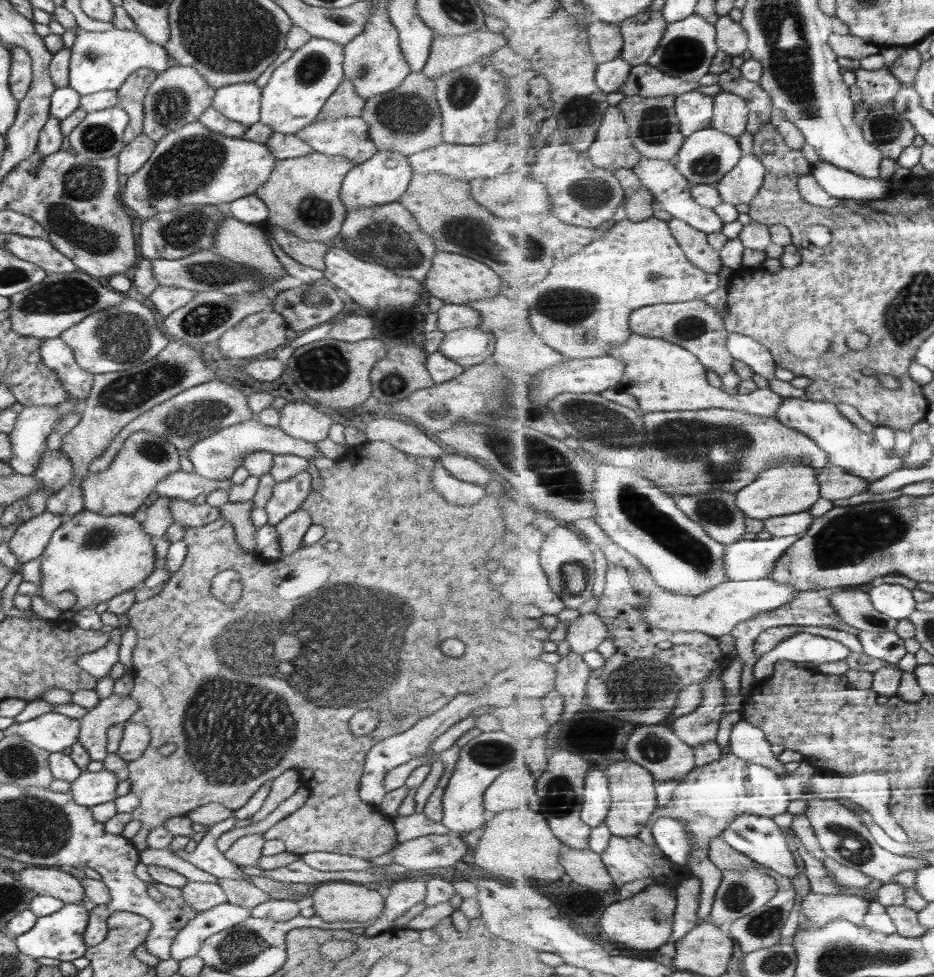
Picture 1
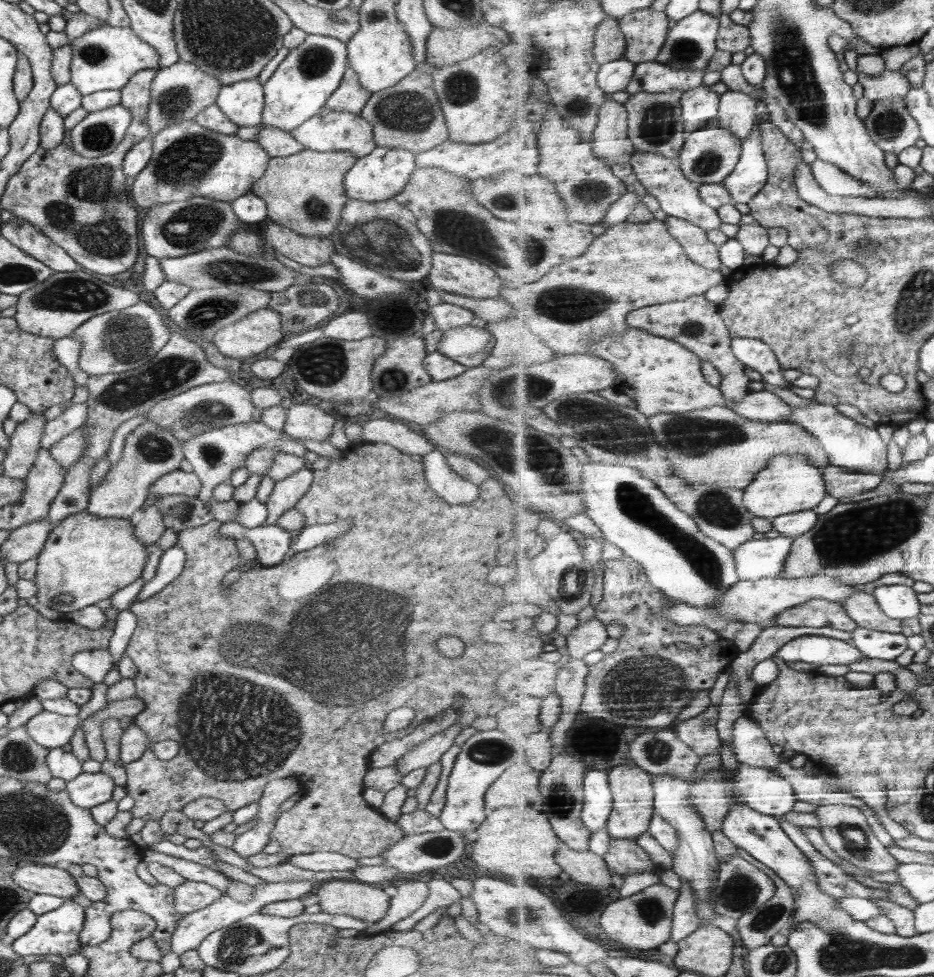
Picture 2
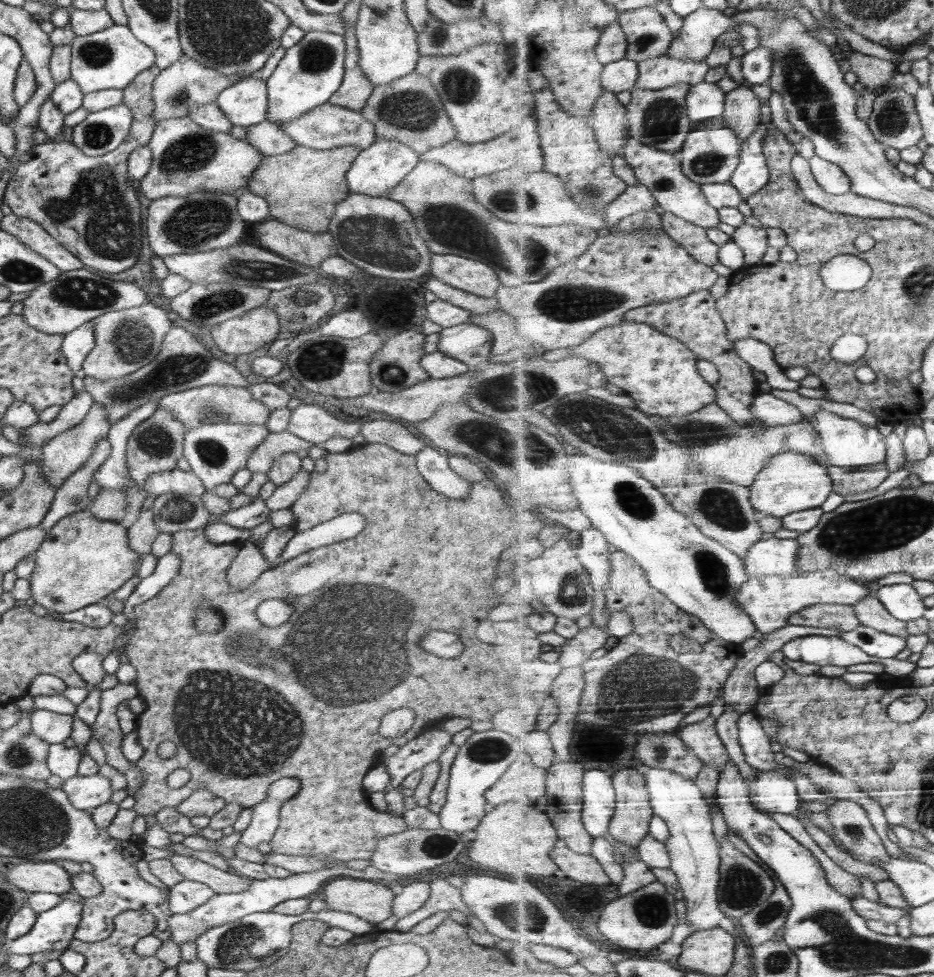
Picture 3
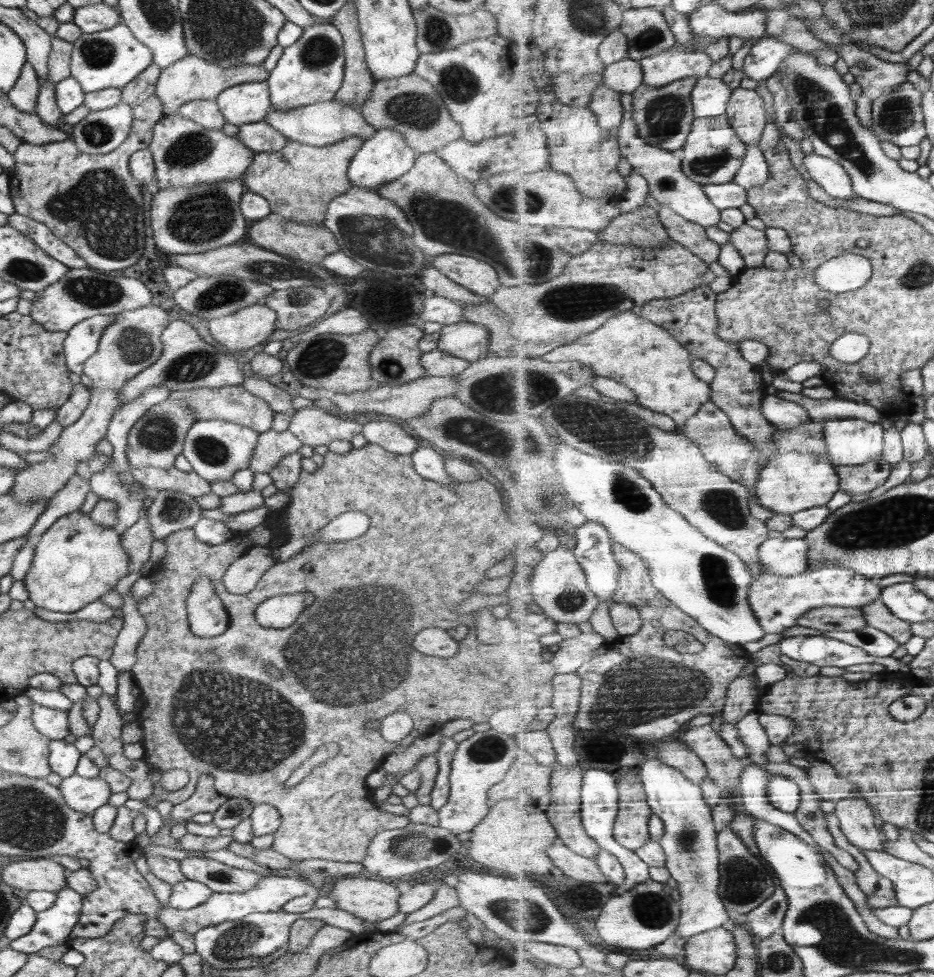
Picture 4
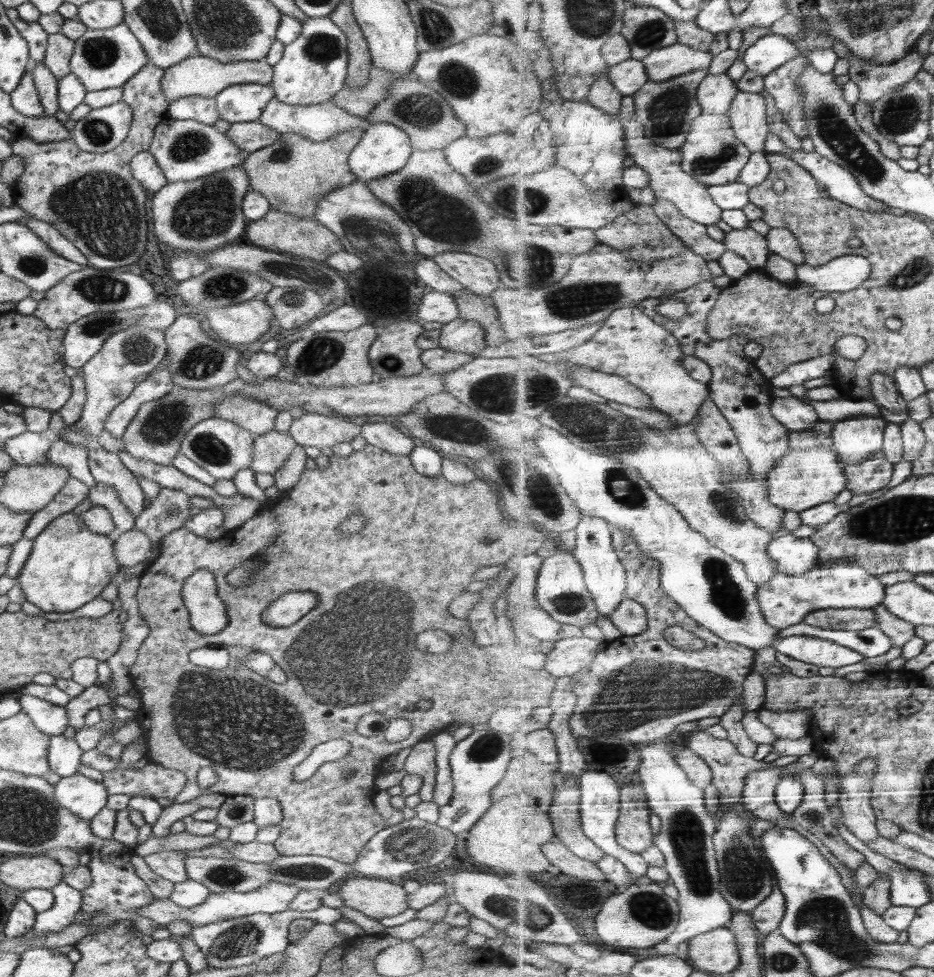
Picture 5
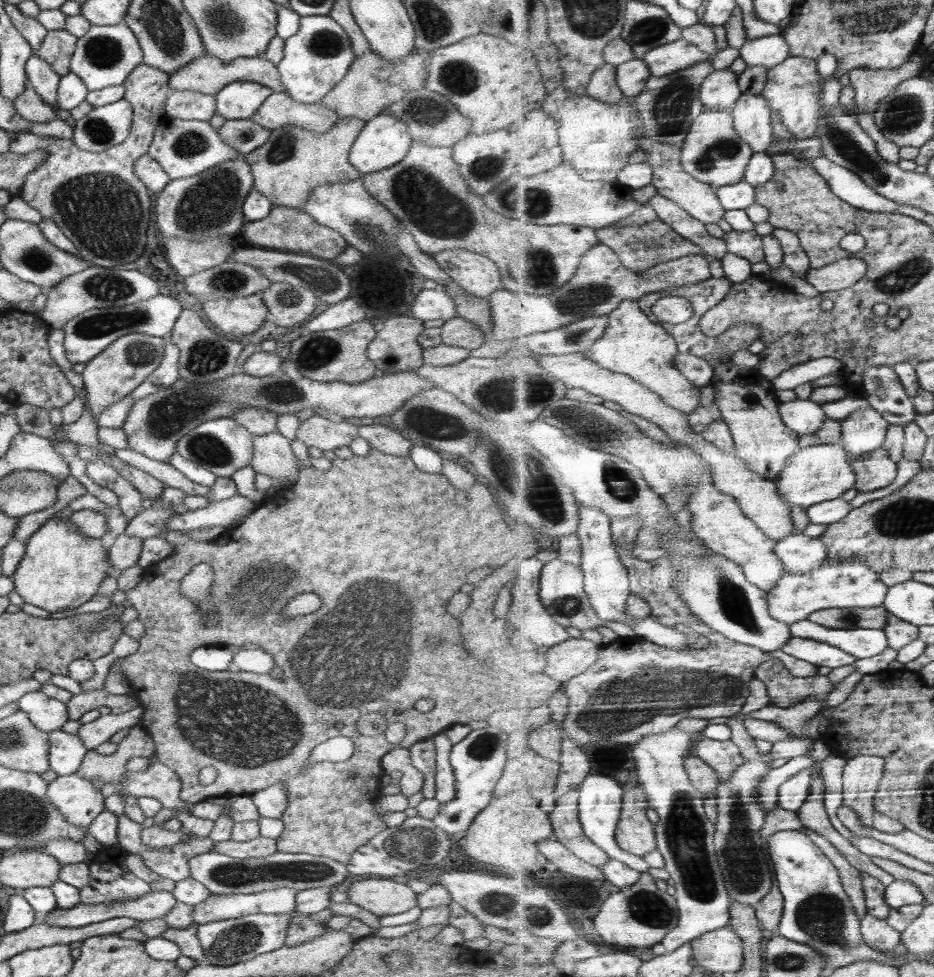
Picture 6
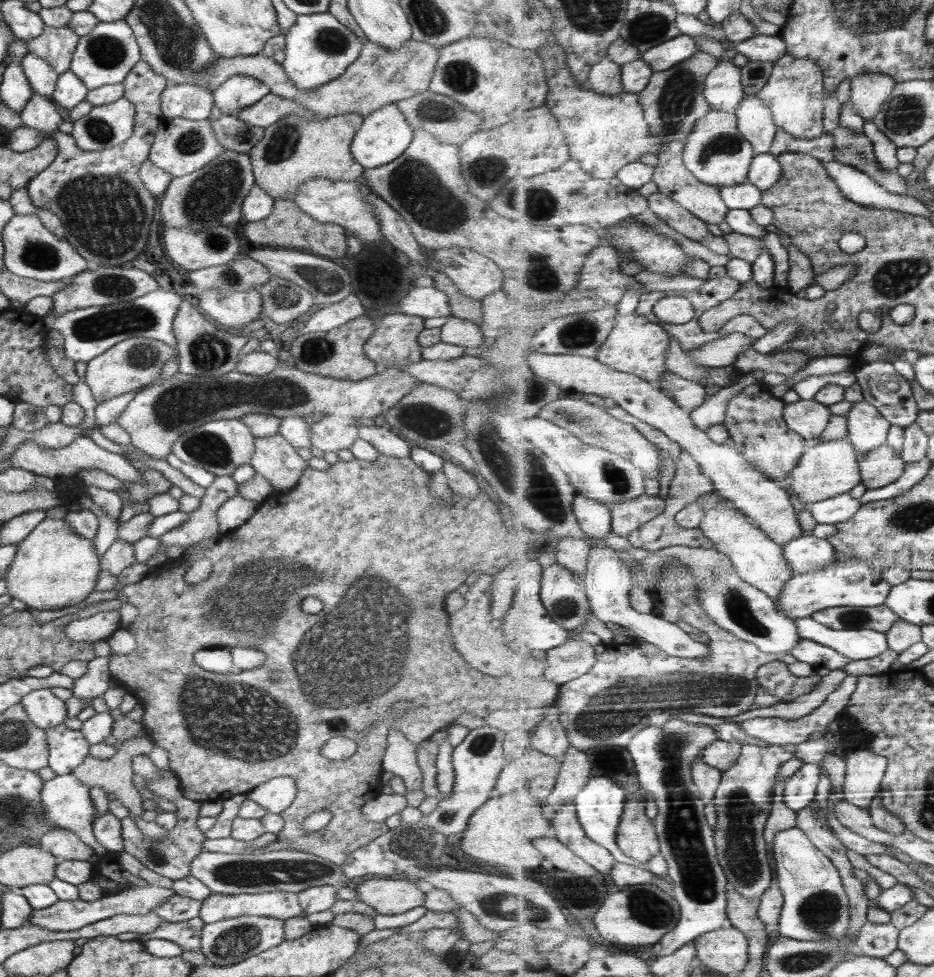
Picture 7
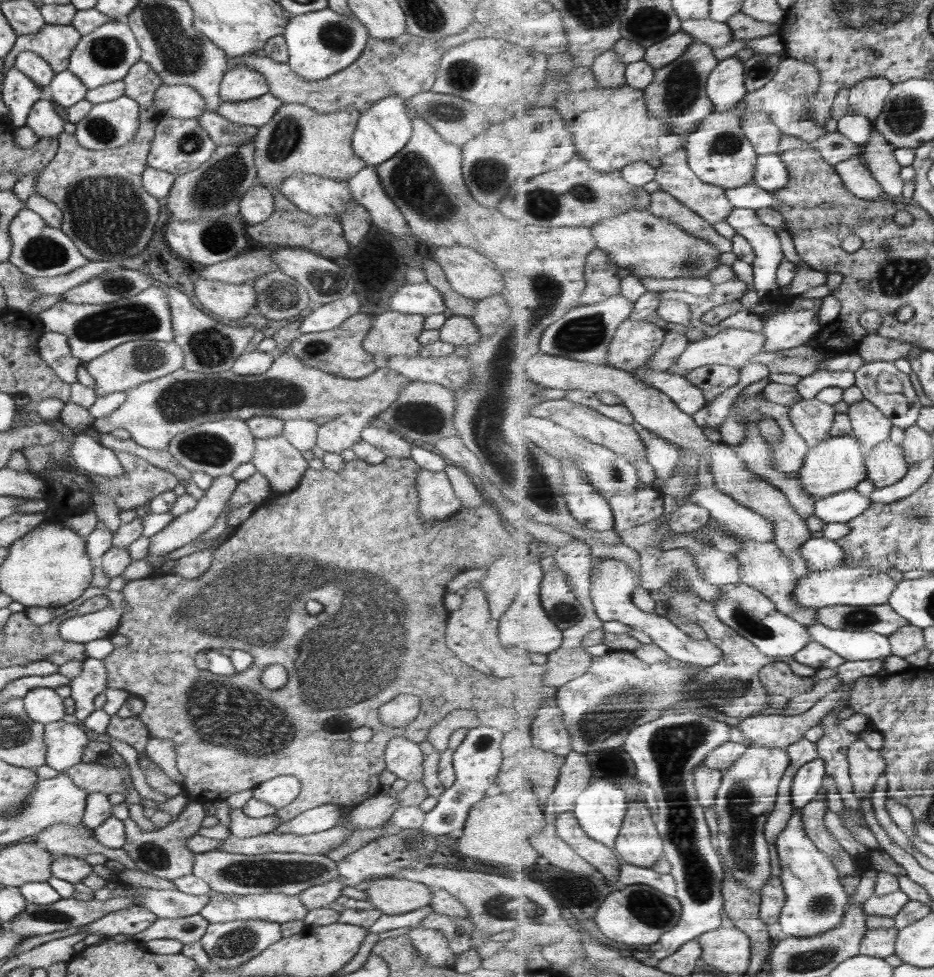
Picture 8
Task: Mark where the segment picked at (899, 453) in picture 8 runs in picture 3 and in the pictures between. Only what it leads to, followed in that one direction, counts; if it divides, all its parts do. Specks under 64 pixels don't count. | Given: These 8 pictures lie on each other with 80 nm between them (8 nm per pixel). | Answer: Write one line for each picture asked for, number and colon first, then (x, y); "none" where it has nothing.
3: (847, 481)
4: (859, 479)
5: (876, 474)
6: (878, 470)
7: (884, 466)

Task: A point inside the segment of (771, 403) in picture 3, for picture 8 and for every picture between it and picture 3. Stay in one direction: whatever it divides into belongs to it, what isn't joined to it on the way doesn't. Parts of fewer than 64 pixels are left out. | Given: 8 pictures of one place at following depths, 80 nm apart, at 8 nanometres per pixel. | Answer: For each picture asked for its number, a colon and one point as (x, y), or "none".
4: (787, 414)
5: (796, 414)
6: (806, 416)
7: (810, 418)
8: (814, 419)

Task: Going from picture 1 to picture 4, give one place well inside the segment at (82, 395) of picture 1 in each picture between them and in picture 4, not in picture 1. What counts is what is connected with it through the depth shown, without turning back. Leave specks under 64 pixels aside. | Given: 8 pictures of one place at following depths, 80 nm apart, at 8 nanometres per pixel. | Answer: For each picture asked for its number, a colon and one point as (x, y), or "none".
2: (66, 350)
3: (76, 345)
4: (82, 340)

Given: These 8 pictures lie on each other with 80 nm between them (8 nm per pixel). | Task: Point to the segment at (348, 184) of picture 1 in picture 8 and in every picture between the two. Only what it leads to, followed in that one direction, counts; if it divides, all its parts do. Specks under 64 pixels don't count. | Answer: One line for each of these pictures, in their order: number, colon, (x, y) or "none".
2: (381, 175)
3: (381, 167)
4: (383, 158)
5: (384, 148)
6: (384, 140)
7: (384, 135)
8: (383, 130)

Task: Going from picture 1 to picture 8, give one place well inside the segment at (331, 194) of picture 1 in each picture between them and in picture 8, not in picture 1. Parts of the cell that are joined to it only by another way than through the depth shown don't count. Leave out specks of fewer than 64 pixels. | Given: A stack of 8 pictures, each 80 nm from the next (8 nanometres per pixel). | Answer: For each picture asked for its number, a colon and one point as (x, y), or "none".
2: (305, 191)
3: (302, 187)
4: (299, 181)
5: (295, 173)
6: (286, 169)
7: (294, 149)
8: (297, 139)

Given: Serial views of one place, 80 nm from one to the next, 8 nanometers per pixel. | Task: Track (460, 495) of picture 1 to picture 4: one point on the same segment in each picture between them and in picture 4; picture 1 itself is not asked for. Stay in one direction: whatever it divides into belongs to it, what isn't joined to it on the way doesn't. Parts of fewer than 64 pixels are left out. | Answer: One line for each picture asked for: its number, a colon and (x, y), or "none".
2: (443, 480)
3: (433, 465)
4: (428, 463)

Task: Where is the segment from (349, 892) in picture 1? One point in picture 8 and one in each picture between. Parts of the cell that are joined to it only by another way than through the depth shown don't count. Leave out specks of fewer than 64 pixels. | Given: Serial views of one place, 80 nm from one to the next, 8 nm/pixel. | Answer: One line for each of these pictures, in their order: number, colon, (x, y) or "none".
2: (370, 903)
3: (371, 901)
4: (372, 899)
5: (377, 898)
6: (381, 896)
7: (387, 896)
8: (397, 895)

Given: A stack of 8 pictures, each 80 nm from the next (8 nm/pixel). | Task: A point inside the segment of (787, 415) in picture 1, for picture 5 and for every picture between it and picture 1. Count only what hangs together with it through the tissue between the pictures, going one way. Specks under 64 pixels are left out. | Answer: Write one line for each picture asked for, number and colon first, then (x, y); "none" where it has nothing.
2: (849, 443)
3: (848, 442)
4: (853, 441)
5: (856, 440)

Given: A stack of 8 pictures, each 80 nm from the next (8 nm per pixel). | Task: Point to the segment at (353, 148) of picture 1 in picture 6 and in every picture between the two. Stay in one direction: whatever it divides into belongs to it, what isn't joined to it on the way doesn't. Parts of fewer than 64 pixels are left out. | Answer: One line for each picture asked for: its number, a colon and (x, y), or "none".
2: (328, 131)
3: (327, 126)
4: (324, 123)
5: (318, 122)
6: (278, 109)

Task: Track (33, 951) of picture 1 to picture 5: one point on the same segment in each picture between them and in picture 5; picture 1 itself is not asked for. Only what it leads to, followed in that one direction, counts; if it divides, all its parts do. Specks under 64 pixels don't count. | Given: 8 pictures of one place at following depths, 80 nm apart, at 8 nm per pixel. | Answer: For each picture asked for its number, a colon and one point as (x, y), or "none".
2: (56, 933)
3: (54, 929)
4: (52, 928)
5: (67, 903)

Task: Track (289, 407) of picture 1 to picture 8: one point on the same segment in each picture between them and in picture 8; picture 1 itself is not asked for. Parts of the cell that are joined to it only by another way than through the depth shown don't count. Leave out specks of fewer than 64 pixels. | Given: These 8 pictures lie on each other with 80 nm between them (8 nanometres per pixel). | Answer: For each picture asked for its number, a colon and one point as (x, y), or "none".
2: (305, 422)
3: (313, 423)
4: (311, 425)
5: (311, 429)
6: (316, 431)
7: (329, 436)
8: (335, 436)

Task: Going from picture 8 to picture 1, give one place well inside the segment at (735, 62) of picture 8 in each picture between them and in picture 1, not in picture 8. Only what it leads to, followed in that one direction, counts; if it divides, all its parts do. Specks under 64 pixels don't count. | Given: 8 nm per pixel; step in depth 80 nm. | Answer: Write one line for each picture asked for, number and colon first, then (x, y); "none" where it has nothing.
1: (696, 110)
2: (702, 106)
3: (707, 102)
4: (712, 97)
5: (717, 93)
6: (722, 90)
7: (725, 90)

